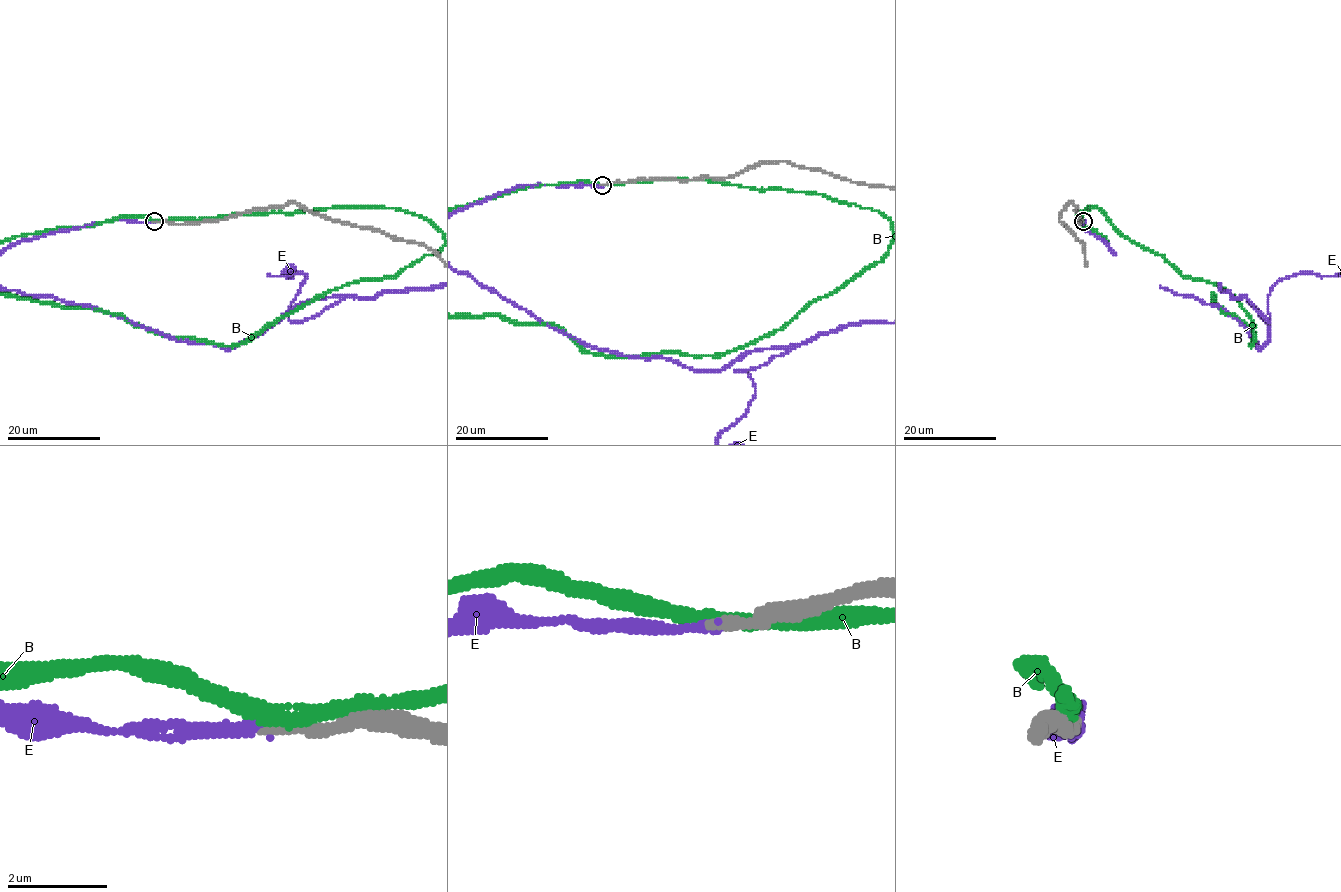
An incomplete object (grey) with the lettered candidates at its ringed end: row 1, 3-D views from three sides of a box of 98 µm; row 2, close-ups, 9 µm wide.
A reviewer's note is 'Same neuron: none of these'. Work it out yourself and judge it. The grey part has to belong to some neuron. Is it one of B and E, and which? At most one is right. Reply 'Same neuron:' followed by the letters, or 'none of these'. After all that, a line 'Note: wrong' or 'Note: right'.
Same neuron: E
Note: wrong

